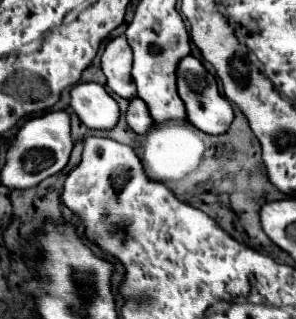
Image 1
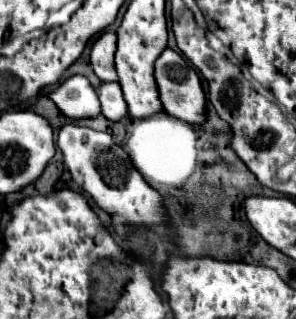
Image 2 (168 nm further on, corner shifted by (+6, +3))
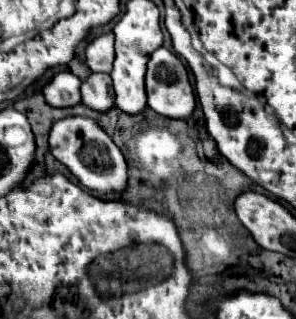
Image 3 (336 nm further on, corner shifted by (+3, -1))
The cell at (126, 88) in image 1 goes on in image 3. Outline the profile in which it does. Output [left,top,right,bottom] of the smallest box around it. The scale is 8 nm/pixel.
[85,32,115,74]

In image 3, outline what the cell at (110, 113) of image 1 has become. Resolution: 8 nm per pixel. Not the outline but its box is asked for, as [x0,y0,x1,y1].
[43,72,81,108]

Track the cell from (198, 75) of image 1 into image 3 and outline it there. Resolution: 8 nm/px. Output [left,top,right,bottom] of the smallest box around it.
[145,48,197,118]

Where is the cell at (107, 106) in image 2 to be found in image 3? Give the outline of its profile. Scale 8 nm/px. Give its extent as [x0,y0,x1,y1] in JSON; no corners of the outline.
[81,74,115,112]

